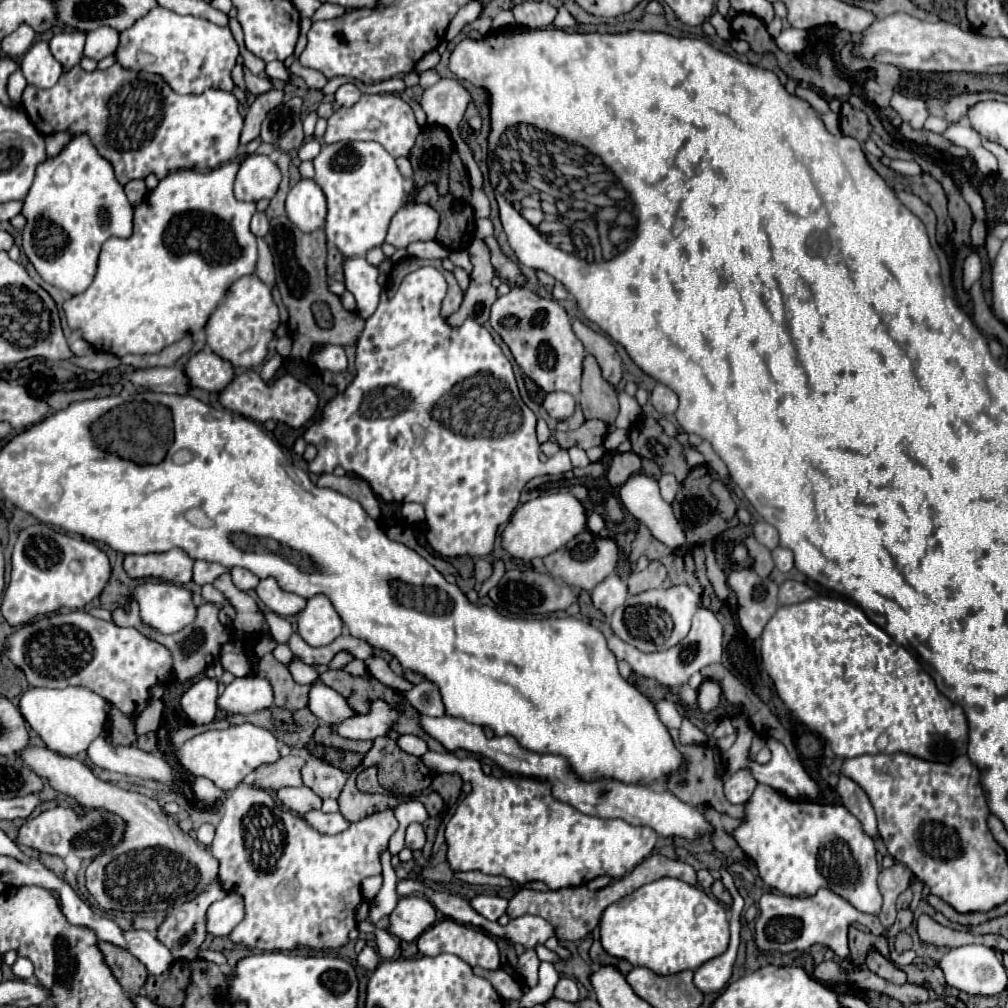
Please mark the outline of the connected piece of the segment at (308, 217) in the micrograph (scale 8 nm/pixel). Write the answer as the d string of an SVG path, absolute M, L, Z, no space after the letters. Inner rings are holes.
M299 180L285 202L287 218L303 232L313 232L323 228L327 216L327 202L323 190L313 180Z

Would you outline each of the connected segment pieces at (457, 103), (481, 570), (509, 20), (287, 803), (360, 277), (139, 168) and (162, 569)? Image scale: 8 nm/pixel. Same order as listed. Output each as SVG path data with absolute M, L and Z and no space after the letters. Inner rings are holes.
M441 78L435 86L427 88L421 100L421 108L427 114L427 124L443 126L453 140L455 152L461 156L463 166L469 172L469 180L475 188L483 186L483 176L479 166L475 164L469 146L461 140L459 124L463 120L465 108L471 102L469 92L455 78Z
M475 560L475 578L477 582L485 582L493 574L493 566L487 560Z
M511 10L499 12L499 14L493 18L491 30L505 30L507 26L515 26L515 18L513 18L513 12L511 12Z
M299 786L299 788L281 788L277 792L279 800L283 802L285 808L293 810L295 814L303 816L309 810L321 808L321 798L307 786Z
M363 256L345 258L343 272L345 272L345 286L357 300L357 314L367 320L377 310L379 304L379 292L381 292L381 286L377 284L379 272Z
M117 64L107 70L95 72L85 72L81 66L73 66L59 78L53 88L47 90L27 86L21 98L21 106L25 108L37 130L43 134L53 134L61 130L71 130L73 134L87 132L99 154L113 164L117 180L121 184L127 184L135 178L145 178L149 172L157 174L157 178L163 178L177 168L205 172L219 164L231 162L237 156L239 136L243 130L243 116L239 112L239 102L233 94L209 88L201 96L181 96L173 92L161 76L125 70Z
M169 550L163 554L143 554L135 556L129 554L123 560L123 568L129 578L161 578L173 584L187 584L191 582L193 560L183 550Z

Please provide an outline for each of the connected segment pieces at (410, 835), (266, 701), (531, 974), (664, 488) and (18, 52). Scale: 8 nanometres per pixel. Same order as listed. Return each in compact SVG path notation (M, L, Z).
M409 824L407 836L405 836L405 846L409 850L421 850L425 846L425 830L421 824Z
M235 678L217 698L217 708L229 714L249 714L273 704L273 690L265 678Z
M527 950L525 954L519 956L519 968L521 968L523 980L529 988L537 986L537 966L539 966L539 958L537 958L535 950Z
M663 474L663 476L659 478L659 488L661 488L663 500L669 502L669 504L675 500L675 494L679 492L679 486L681 486L681 484L675 480L673 474Z
M21 24L13 34L1 40L1 50L11 58L21 58L31 48L33 40L35 40L35 32L31 30L31 26Z

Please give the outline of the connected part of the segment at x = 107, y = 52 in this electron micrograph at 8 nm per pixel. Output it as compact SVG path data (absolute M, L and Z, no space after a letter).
M101 26L93 32L87 32L85 50L83 54L91 60L103 60L105 56L111 56L119 44L119 32L111 30L109 26Z

